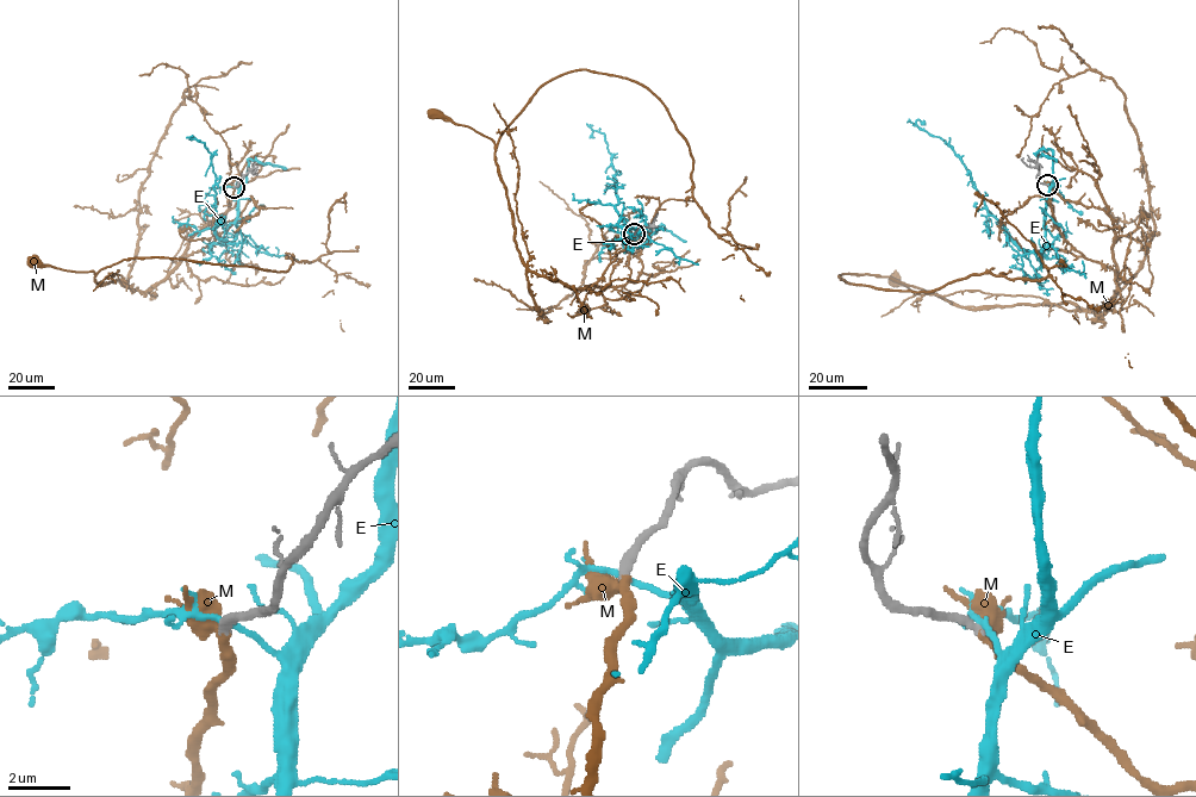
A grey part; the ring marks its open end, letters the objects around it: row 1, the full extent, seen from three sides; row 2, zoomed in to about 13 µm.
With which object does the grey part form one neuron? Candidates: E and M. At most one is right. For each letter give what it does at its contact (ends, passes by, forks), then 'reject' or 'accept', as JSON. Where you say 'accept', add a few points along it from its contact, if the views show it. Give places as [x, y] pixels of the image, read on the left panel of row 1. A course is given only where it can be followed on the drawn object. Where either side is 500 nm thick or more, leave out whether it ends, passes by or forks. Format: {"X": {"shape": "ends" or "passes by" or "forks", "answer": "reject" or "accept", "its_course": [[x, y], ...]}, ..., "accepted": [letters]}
{"E": {"shape": "passes by", "answer": "reject"}, "M": {"shape": "passes by", "answer": "accept", "its_course": [[234, 187], [229, 207], [145, 291], [118, 280], [98, 284], [94, 272], [35, 261]]}, "accepted": ["M"]}

